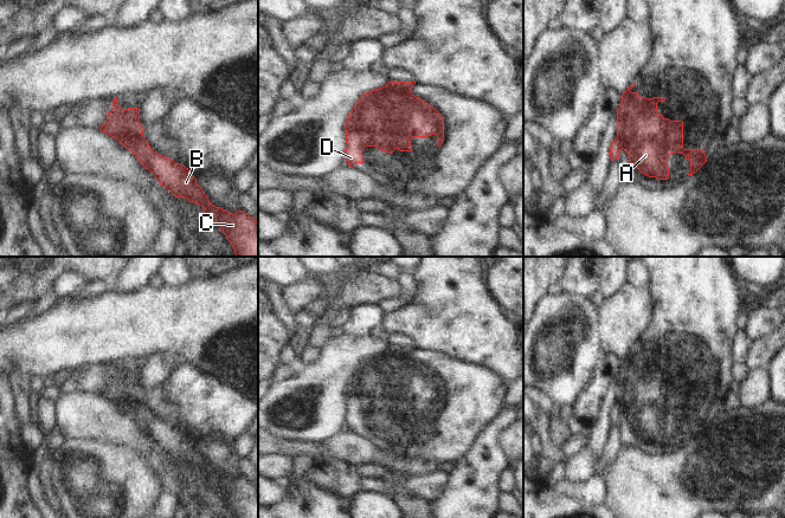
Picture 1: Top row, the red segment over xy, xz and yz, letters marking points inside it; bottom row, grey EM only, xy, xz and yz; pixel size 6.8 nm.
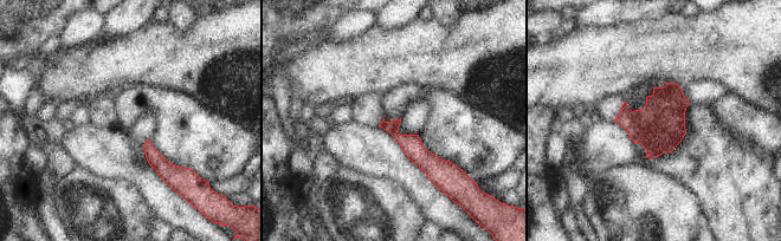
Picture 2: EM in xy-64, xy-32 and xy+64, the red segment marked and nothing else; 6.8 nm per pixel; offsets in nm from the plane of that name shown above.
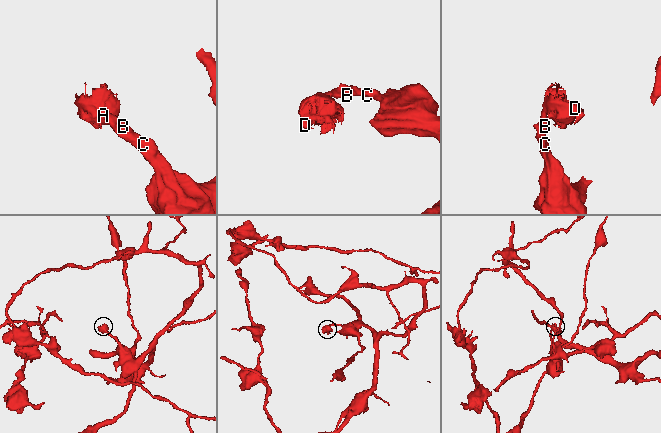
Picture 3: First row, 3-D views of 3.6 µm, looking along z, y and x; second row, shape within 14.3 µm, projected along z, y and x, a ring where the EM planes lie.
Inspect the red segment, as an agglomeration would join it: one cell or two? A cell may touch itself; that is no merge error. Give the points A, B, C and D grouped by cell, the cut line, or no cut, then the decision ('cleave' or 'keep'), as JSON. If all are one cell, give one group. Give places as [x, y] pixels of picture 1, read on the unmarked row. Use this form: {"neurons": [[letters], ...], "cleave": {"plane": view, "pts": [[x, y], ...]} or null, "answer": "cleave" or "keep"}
{"neurons": [["A", "D"], ["B", "C"]], "cleave": {"plane": "xy", "pts": [[146, 405], [135, 405], [130, 409], [130, 414]]}, "answer": "cleave"}

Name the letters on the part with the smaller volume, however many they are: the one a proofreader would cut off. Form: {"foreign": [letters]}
{"foreign": ["A", "D"]}

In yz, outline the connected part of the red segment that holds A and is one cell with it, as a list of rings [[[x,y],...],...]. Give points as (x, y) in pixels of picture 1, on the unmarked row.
[[[632,348],[622,360],[622,365],[617,375],[617,403],[629,421],[629,427],[641,438],[649,442],[658,445],[669,443],[668,422],[674,419],[683,419],[686,425],[690,426],[689,441],[695,439],[706,427],[707,421],[703,414],[684,414],[683,413],[683,387],[670,386],[664,383],[657,376],[657,368],[664,367],[664,362],[654,362],[651,364],[641,362],[638,357],[631,357],[635,351]]]

